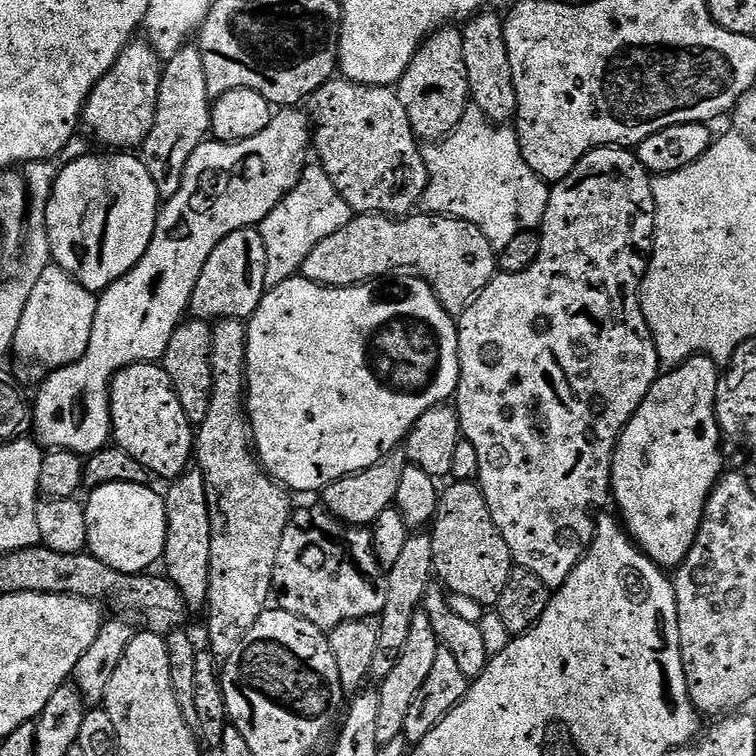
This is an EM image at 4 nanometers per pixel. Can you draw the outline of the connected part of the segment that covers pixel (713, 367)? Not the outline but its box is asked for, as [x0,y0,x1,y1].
[610,356,726,570]

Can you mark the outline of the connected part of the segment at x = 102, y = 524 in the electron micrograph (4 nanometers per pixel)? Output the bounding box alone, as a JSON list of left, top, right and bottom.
[84,484,167,576]

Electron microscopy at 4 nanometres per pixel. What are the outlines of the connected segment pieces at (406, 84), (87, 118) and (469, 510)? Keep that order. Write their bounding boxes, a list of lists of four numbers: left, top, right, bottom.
[[395,27,470,142],[82,39,163,150],[430,482,514,606]]

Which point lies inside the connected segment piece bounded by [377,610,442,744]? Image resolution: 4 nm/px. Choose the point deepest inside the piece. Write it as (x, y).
(413, 663)

